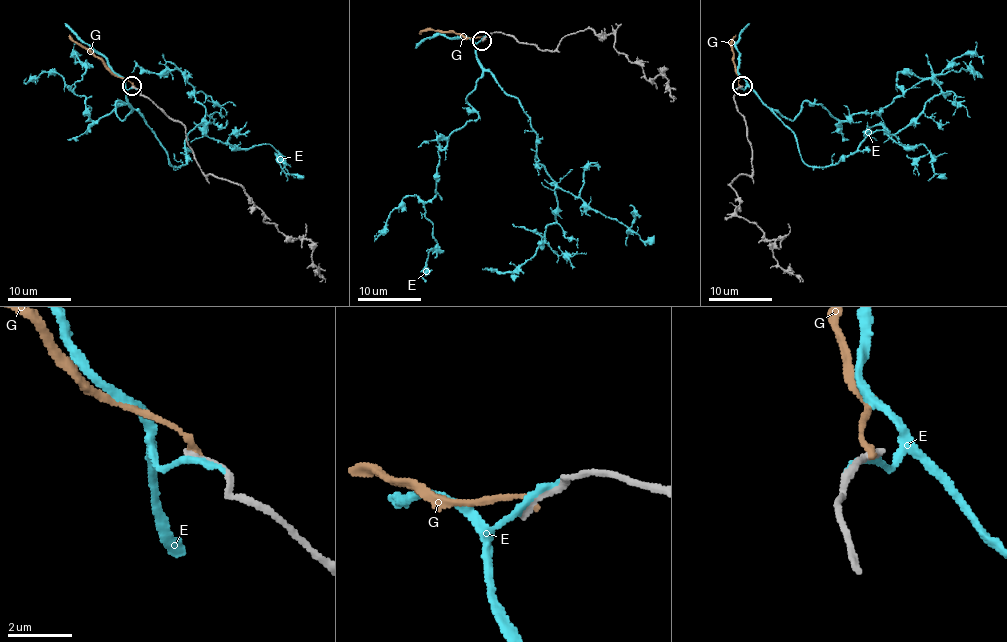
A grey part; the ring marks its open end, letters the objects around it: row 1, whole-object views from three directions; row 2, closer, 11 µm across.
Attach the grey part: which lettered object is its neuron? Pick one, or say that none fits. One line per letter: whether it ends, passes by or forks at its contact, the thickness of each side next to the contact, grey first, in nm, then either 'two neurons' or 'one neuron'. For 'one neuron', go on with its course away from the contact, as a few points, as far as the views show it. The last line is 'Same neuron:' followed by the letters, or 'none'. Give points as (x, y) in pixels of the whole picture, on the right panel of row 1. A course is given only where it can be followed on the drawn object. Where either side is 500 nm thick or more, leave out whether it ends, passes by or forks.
E: it ends there; 300 nm thick on the grey side, 240 nm on the other; two neurons
G: it ends there; 240 nm thick on the grey side, 190 nm on the other; two neurons
Same neuron: none

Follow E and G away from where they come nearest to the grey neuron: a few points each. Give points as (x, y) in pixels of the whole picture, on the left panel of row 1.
E: (136, 89), (126, 87), (126, 100), (173, 165), (184, 165), (185, 138), (206, 130), (190, 74), (131, 73)
G: (133, 85), (69, 34)

